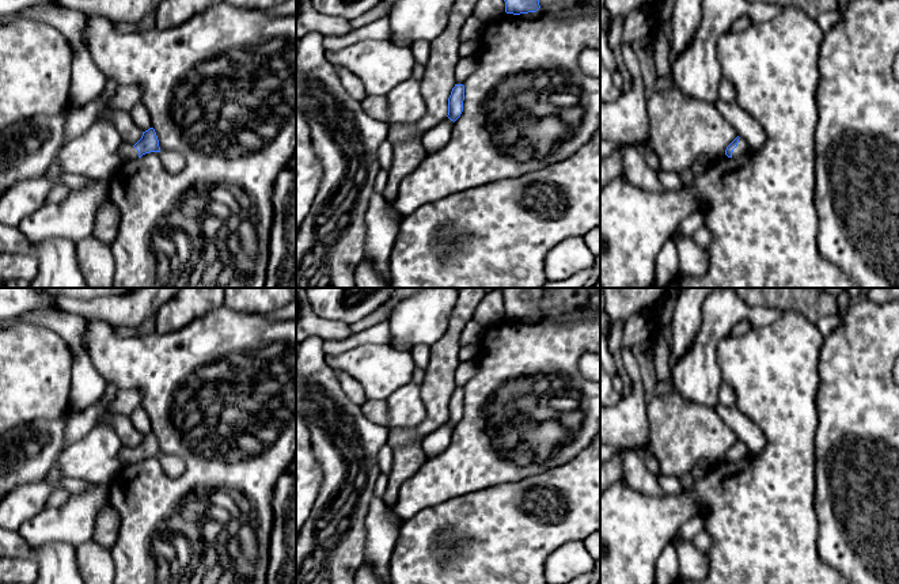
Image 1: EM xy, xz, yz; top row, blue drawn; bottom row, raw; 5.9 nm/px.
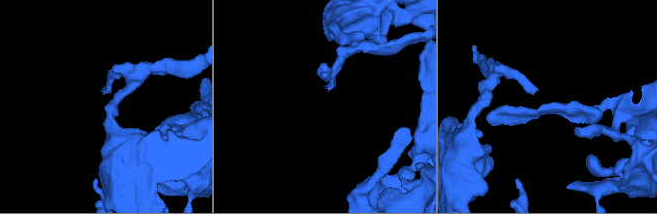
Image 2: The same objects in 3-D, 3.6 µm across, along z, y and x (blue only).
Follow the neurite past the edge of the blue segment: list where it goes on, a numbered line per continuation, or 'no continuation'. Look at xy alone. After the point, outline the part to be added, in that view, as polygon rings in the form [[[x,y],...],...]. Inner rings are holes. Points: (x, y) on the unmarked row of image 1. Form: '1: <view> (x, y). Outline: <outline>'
1: xy (126, 455). Outline: [[[126,445],[121,447],[118,459],[122,464],[136,464],[139,462],[139,456],[133,450]]]

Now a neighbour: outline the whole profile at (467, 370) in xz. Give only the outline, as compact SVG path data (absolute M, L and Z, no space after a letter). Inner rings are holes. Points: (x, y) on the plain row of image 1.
M474 360L460 363L455 371L456 388L463 388L477 372L478 372L478 365Z

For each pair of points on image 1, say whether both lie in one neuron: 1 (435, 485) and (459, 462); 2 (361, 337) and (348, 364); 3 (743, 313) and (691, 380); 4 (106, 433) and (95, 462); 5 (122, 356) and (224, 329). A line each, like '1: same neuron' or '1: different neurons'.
1: same neuron
2: different neurons
3: same neuron
4: same neuron
5: same neuron

